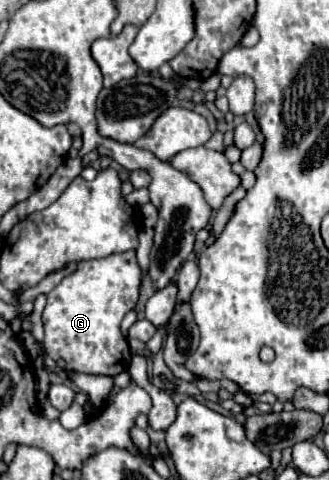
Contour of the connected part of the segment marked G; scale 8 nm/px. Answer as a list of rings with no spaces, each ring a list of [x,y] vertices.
[[[135,250],[79,262],[75,272],[67,274],[47,296],[47,306],[43,310],[47,354],[55,362],[63,360],[65,368],[75,372],[103,376],[125,372],[131,360],[131,348],[119,324],[123,316],[135,308],[139,284],[141,268]]]

